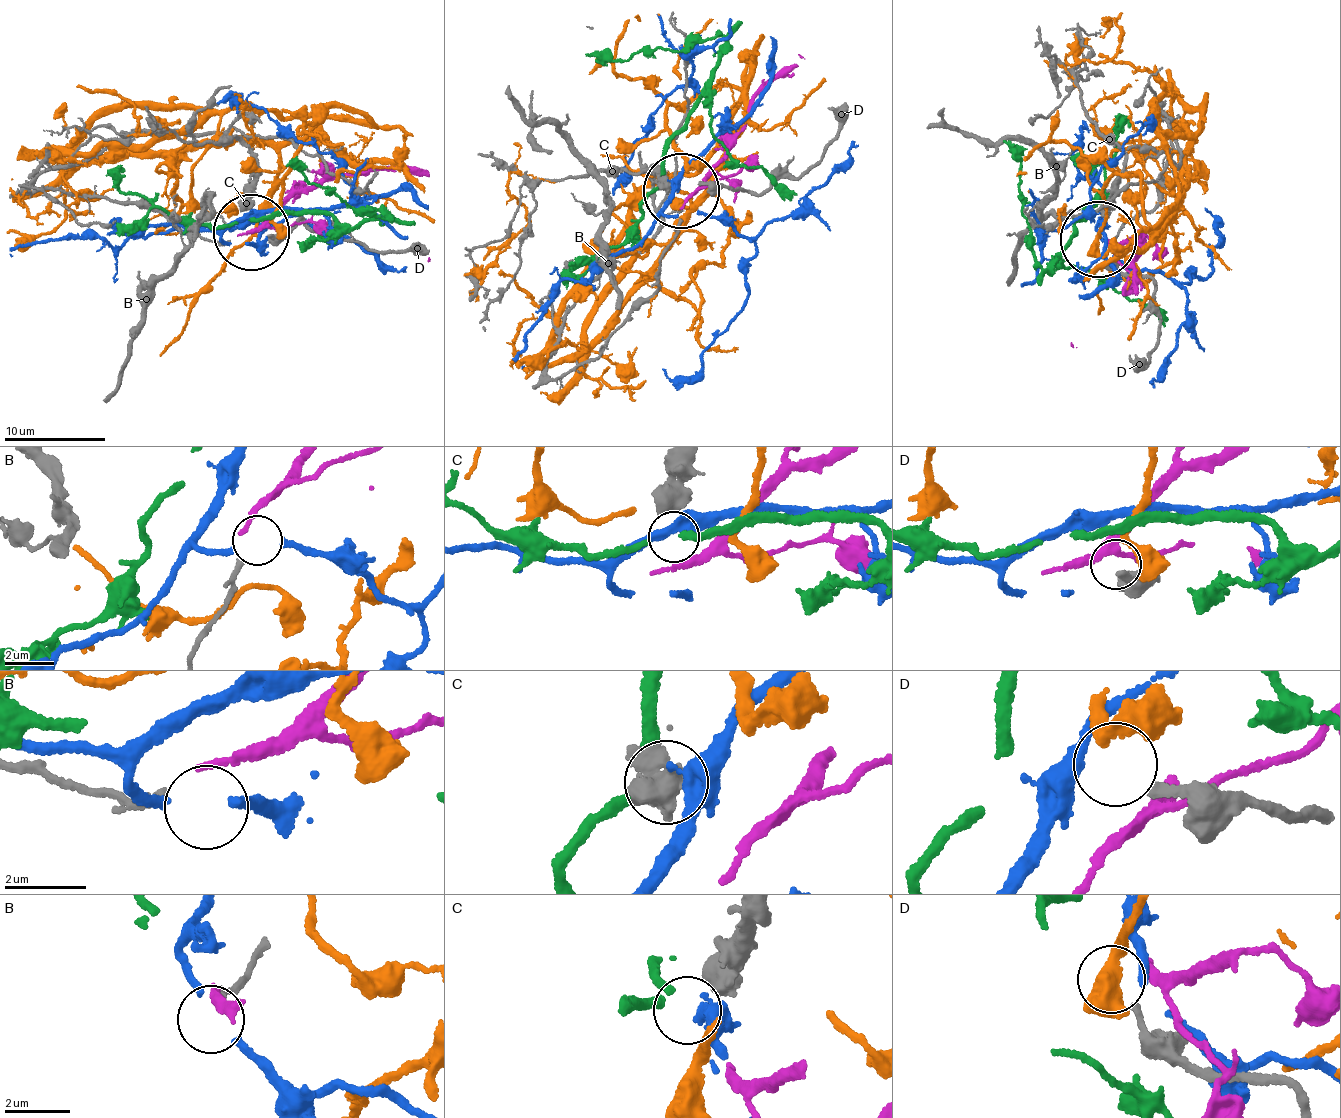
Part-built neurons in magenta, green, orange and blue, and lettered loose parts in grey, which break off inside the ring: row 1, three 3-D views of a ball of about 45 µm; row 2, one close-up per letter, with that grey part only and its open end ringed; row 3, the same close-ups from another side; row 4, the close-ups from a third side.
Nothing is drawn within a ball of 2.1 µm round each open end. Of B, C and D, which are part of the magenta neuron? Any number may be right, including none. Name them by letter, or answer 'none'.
none

